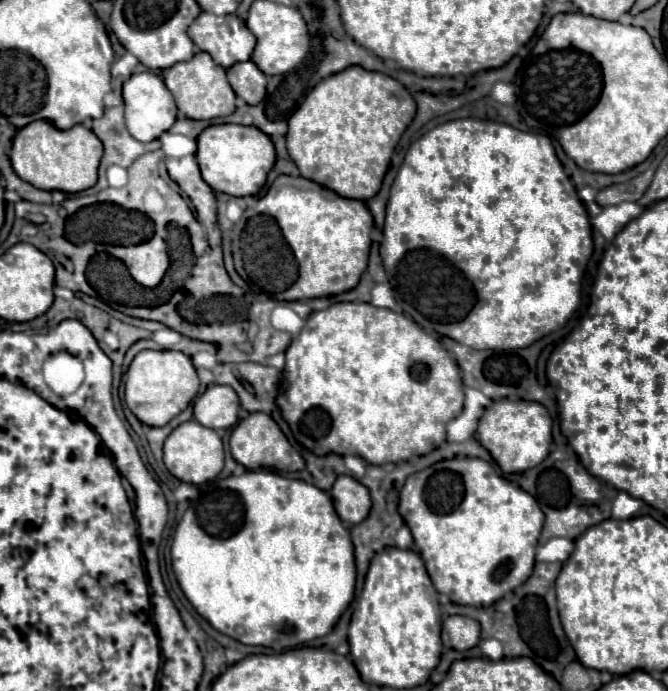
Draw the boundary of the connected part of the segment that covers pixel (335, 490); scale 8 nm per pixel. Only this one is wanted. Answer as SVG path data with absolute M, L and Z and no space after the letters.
M338 476L330 490L336 514L346 524L360 524L370 512L370 494L352 476Z

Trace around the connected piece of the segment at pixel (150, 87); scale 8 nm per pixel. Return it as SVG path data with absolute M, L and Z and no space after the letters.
M142 72L142 74L132 74L122 88L124 104L126 104L126 128L128 132L140 140L140 142L152 142L160 138L170 126L176 122L176 104L172 100L172 94L164 86L164 80L154 74L154 72Z

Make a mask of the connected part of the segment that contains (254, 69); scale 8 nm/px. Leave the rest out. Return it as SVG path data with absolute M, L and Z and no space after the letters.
M252 60L234 64L226 70L226 74L238 98L242 98L246 104L260 104L266 94L266 76Z

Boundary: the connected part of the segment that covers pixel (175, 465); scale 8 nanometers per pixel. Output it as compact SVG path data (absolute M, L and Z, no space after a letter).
M188 420L172 430L164 442L164 464L172 476L188 484L204 484L214 480L224 466L224 446L220 436L196 420Z

